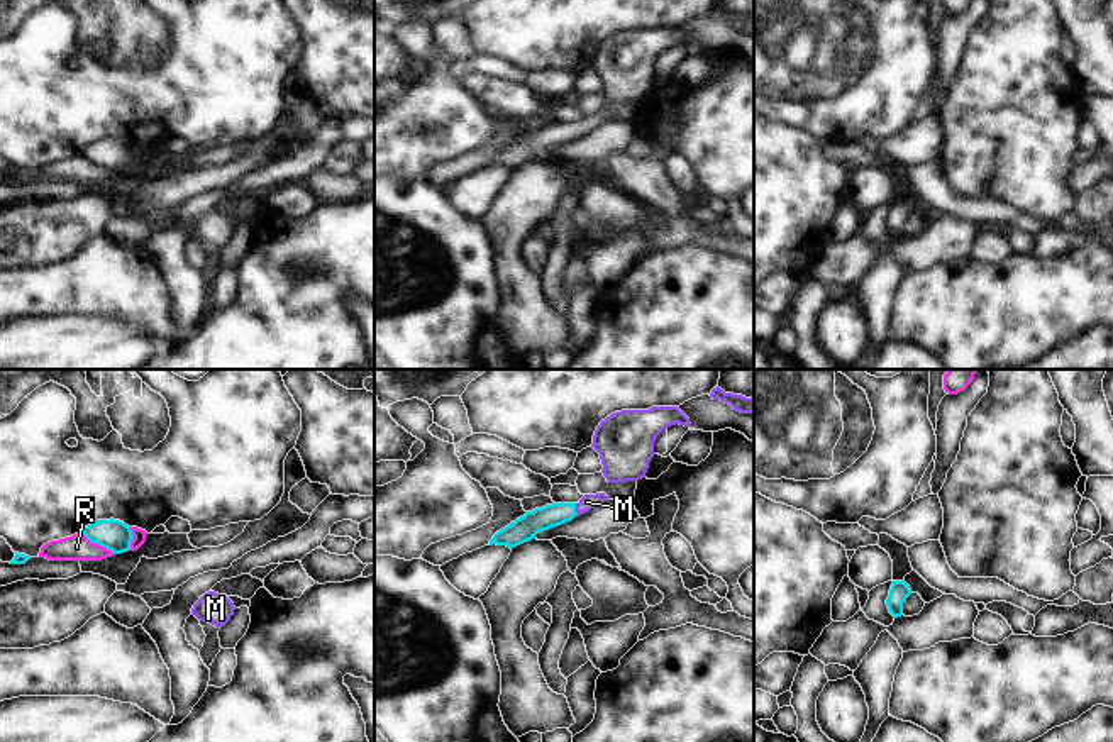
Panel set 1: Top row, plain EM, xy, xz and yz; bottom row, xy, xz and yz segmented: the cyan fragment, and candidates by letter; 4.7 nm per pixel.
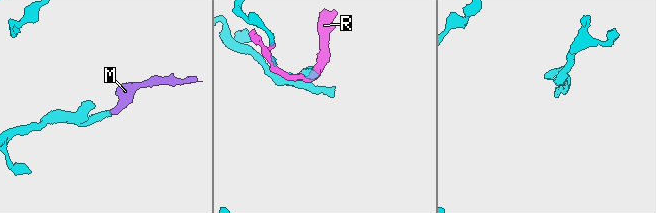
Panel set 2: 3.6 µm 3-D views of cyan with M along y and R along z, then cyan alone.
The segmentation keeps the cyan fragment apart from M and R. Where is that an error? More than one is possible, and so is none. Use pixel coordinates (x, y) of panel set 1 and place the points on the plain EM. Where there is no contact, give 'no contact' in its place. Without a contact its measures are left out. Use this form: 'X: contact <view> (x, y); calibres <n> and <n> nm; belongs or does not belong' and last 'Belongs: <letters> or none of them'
M: contact xz (575, 129); calibres 120 and 70 nm; belongs
R: contact xy (99, 165); calibres 150 and 130 nm; does not belong
Belongs: M

